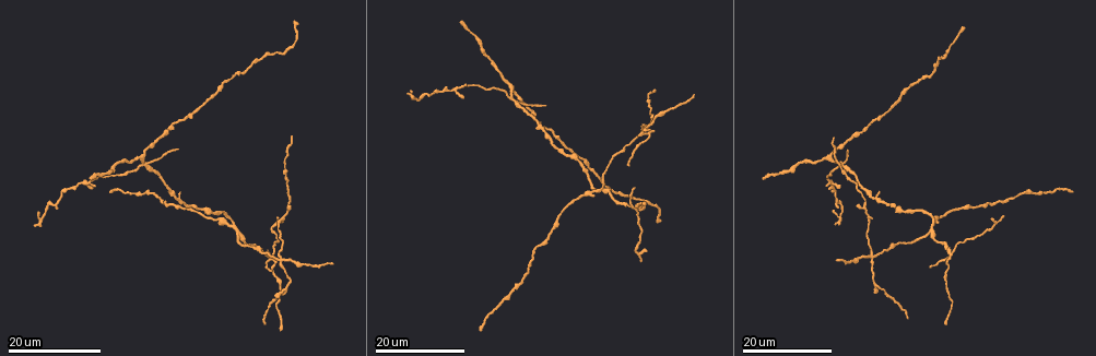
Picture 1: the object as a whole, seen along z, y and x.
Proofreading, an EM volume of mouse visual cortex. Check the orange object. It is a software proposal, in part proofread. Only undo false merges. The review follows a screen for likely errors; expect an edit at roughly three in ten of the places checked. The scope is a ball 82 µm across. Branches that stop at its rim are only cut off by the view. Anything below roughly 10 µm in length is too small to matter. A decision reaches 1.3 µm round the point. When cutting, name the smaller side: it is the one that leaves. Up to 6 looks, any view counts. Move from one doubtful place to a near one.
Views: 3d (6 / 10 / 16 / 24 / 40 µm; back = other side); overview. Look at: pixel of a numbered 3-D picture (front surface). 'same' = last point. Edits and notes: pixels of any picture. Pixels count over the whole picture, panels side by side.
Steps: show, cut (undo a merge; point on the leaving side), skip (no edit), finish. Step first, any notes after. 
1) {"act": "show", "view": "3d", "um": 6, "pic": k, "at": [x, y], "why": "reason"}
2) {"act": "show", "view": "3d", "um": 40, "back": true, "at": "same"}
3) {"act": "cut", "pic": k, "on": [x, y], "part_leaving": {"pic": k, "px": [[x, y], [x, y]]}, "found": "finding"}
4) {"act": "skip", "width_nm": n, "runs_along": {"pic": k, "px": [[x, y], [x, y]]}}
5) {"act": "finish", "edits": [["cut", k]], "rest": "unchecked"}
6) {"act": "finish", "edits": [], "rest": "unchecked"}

{"act": "show", "view": "3d", "um": 16, "pic": 1, "at": [509, 99], "why": "arms part here"}

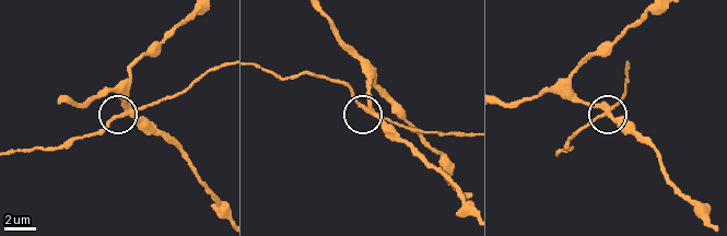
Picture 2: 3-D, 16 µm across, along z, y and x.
{"act": "show", "view": "3d", "um": 6, "pic": 2, "at": [603, 115]}

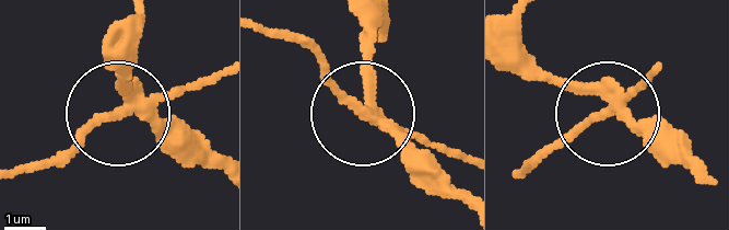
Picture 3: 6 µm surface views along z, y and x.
{"act": "cut", "pic": 3, "on": [199, 89], "side_arm_um": 34, "part_leaving": {"pic": 3, "px": [[140, 106], [113, 111], [60, 156], [19, 170]]}, "found": "a second cell is stuck on"}

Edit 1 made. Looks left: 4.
{"act": "show", "view": "overview", "why": "redraw"}

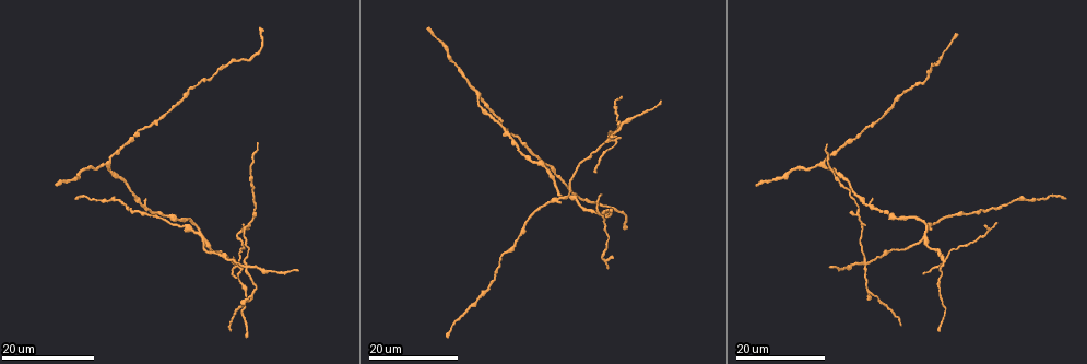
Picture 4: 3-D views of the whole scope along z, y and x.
{"act": "show", "view": "3d", "um": 16, "pic": 4, "at": [511, 136], "why": "three-way junction"}

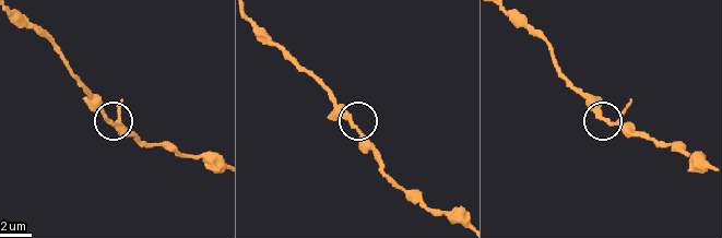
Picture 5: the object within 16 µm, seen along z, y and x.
{"act": "show", "view": "3d", "um": 6, "pic": 5, "at": [608, 123], "why": "zoom in"}

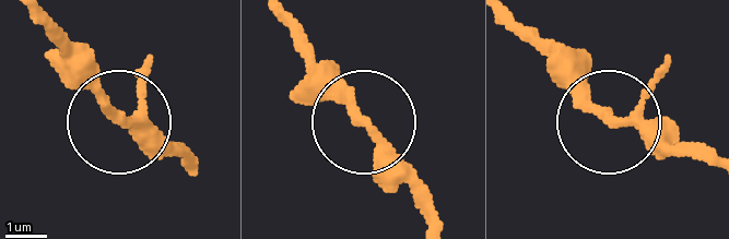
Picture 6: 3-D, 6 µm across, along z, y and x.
{"act": "skip", "side_arm_um": 78, "runs_along": {"pic": 6, "px": [[367, 126], [302, 57]]}, "found": "one cell here"}

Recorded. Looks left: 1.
{"act": "finish", "edits": [["cut", 3]], "rest": "unchecked"}

